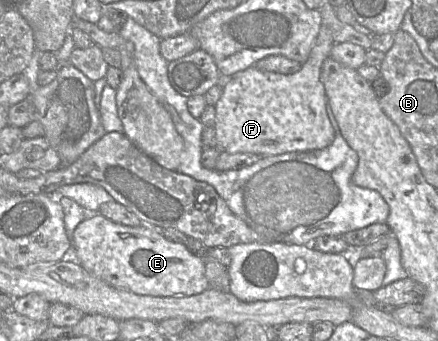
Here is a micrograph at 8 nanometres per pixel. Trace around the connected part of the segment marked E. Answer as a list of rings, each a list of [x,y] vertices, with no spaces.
[[[98,214],[77,225],[73,241],[77,263],[117,289],[140,295],[187,297],[209,288],[204,260],[193,255],[184,244],[167,240],[146,224],[124,226]]]

